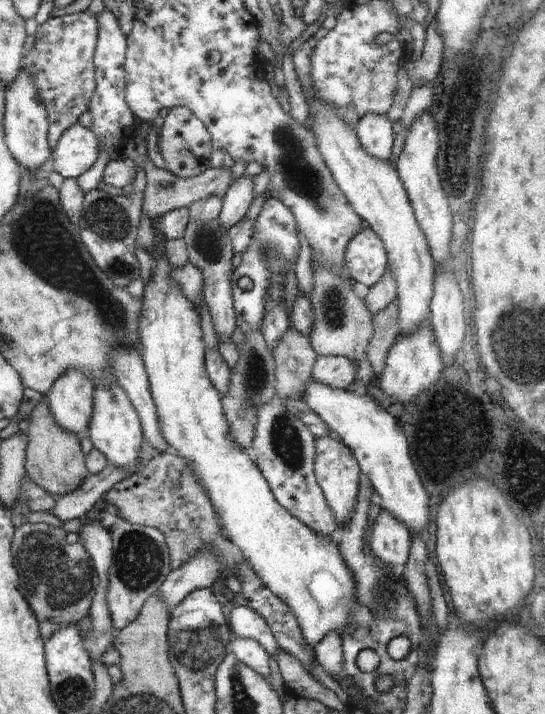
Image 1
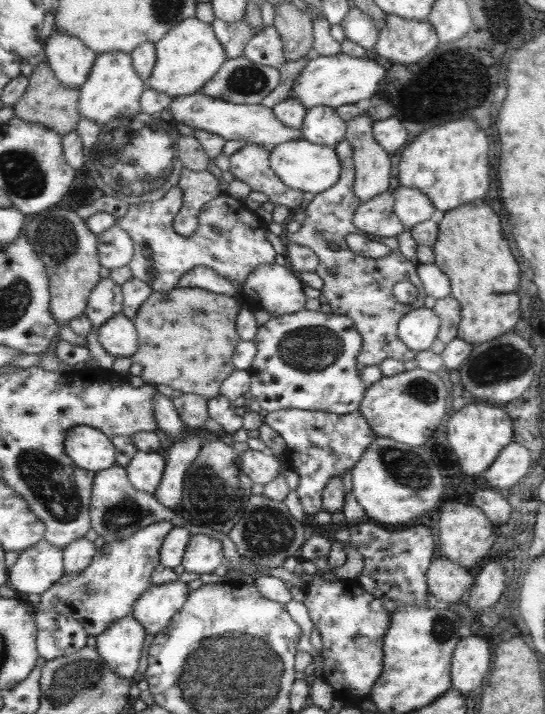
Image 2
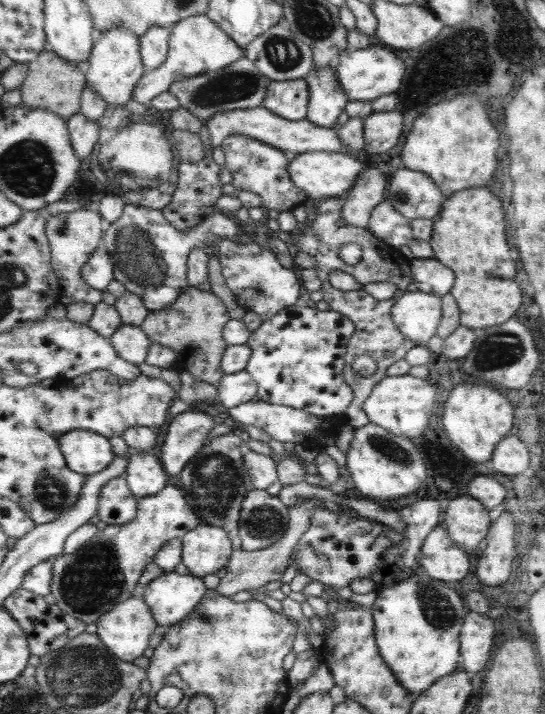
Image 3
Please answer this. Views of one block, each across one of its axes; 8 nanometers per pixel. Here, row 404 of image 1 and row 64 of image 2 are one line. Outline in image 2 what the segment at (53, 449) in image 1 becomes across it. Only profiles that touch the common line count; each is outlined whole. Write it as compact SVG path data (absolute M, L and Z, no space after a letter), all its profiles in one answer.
M45 62L38 63L28 79L26 90L13 106L15 115L29 123L44 125L60 136L75 131L81 117L79 113L80 91L62 84Z

